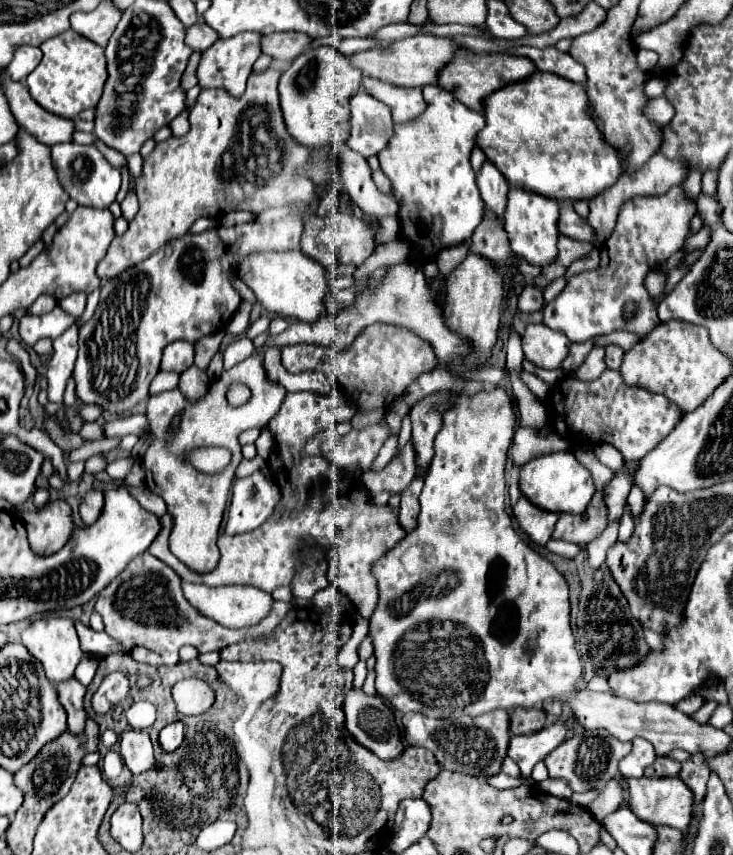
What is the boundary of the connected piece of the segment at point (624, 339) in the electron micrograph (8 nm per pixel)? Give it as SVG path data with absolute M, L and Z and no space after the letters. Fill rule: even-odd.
M629 331L609 333L608 335L598 336L594 340L595 346L607 347L607 345L615 344L619 345L619 347L623 347L625 351L627 351L629 347L633 347L635 343L639 343L639 337L637 337L637 335L633 335L633 333L629 333Z

